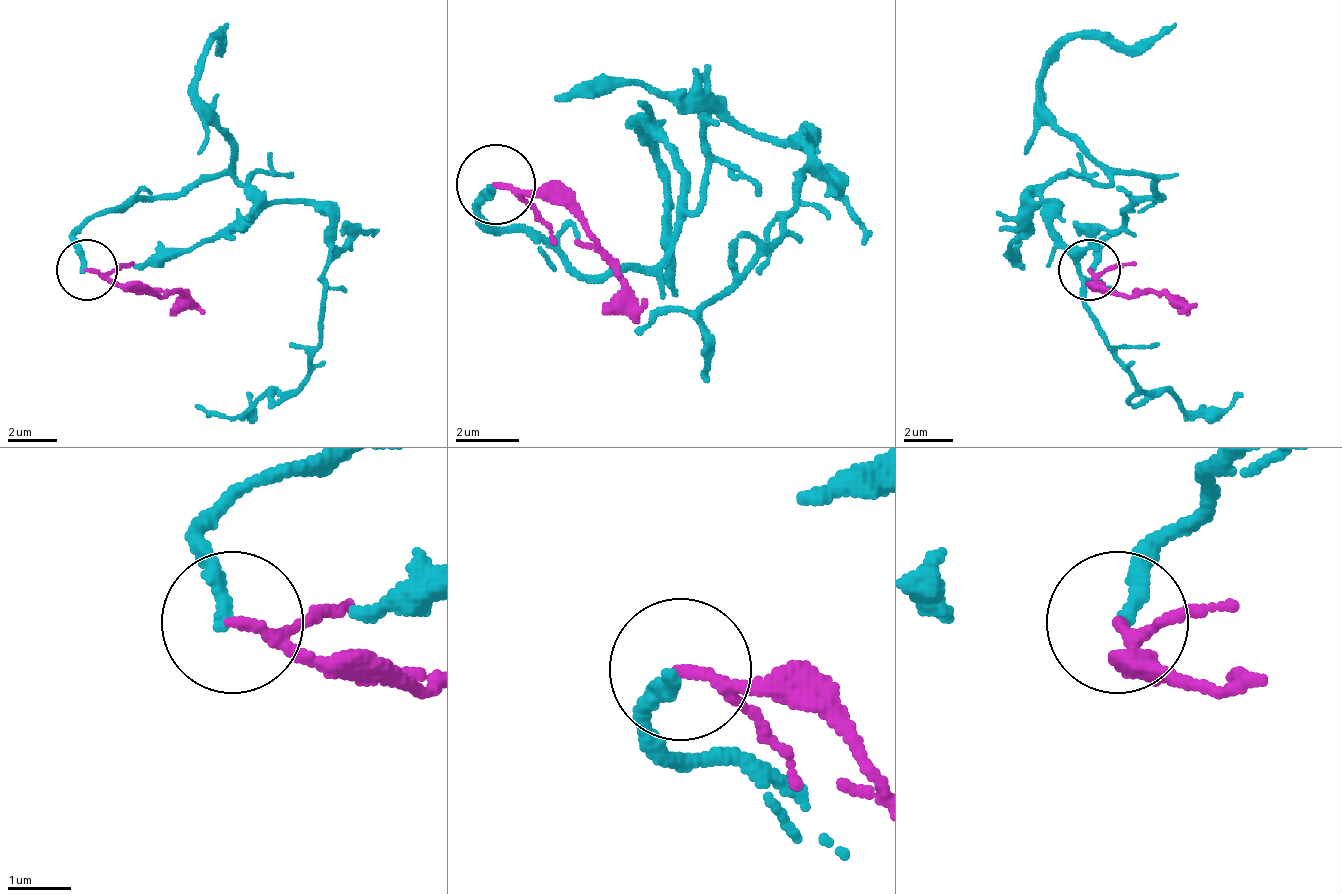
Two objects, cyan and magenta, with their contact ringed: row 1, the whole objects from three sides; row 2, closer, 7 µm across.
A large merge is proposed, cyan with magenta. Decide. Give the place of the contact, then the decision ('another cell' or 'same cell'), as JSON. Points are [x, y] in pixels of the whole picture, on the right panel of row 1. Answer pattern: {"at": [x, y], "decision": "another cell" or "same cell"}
{"at": [1089, 270], "decision": "another cell"}

